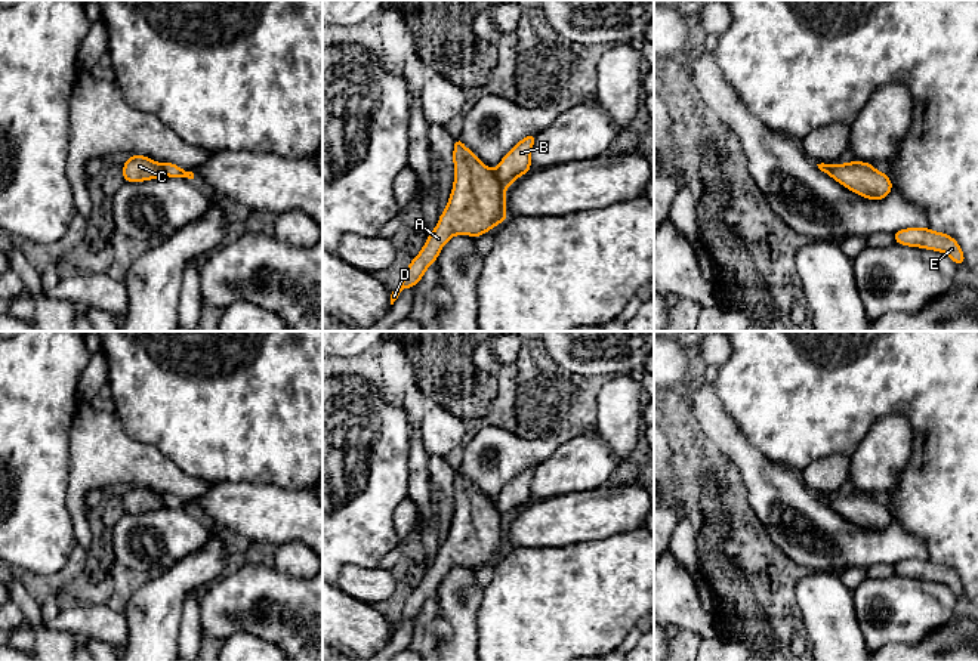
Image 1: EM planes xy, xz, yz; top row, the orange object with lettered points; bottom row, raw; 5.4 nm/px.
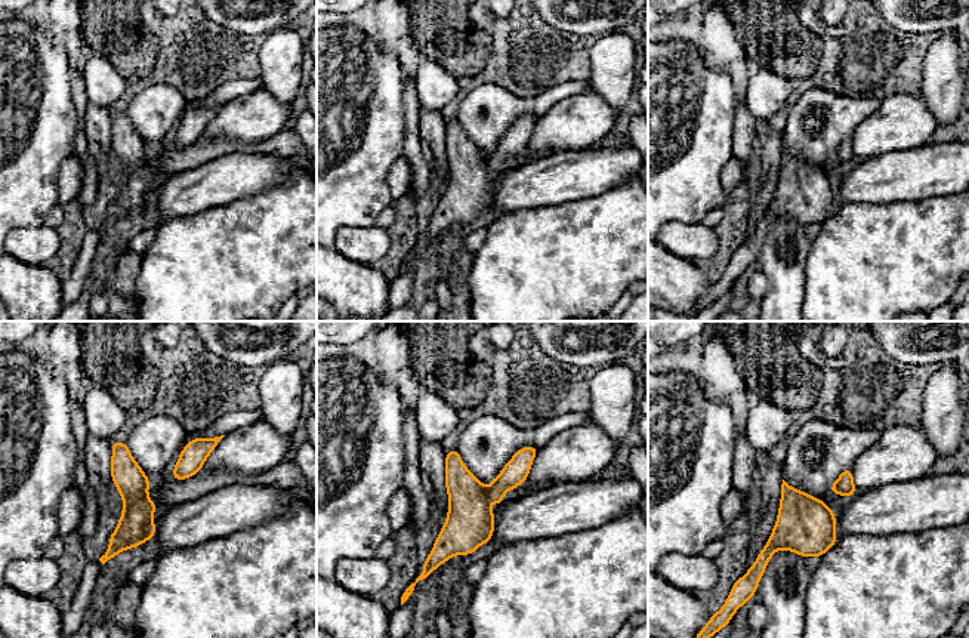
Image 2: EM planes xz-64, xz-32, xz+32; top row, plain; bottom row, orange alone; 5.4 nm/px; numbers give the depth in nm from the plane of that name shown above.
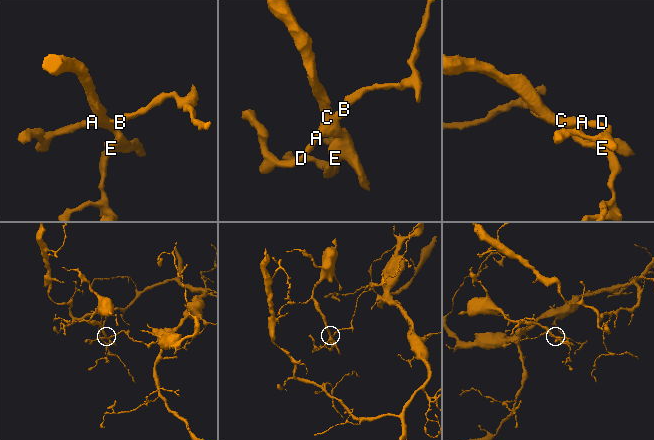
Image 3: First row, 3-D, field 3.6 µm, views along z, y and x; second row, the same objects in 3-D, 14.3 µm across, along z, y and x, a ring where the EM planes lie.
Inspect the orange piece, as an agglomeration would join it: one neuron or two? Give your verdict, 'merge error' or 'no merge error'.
merge error

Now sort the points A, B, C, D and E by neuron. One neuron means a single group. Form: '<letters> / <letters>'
A C D E / B

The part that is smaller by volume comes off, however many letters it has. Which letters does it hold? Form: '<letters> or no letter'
A, C, D, E

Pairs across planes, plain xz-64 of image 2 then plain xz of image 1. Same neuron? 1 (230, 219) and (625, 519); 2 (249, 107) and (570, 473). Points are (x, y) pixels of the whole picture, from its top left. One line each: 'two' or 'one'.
1: two
2: one

